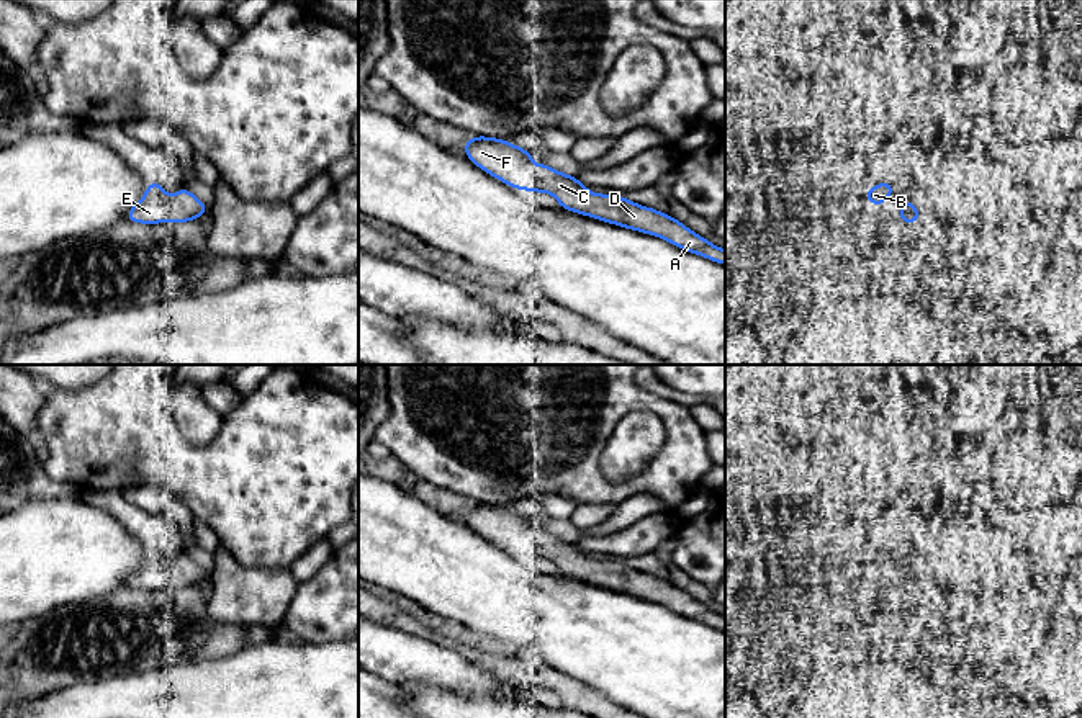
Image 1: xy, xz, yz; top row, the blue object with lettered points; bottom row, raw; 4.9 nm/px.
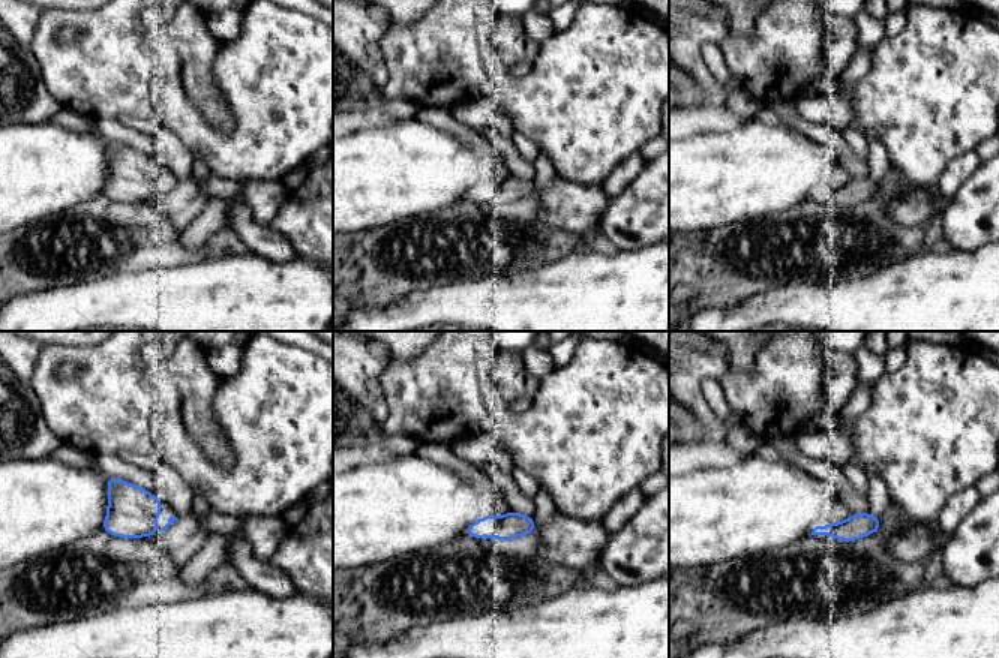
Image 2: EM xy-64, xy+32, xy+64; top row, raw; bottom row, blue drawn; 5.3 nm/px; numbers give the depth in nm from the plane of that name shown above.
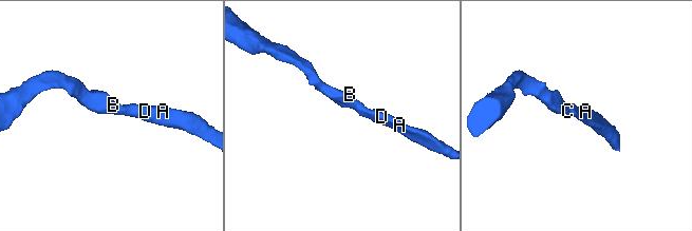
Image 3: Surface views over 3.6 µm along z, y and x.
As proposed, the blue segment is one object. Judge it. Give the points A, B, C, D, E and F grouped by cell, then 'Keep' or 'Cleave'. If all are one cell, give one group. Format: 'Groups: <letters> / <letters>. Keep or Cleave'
Groups: A B C D E F. Keep

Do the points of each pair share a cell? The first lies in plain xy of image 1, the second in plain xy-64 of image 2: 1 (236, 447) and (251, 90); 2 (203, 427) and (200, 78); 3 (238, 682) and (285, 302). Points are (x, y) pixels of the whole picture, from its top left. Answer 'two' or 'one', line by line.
1: one
2: one
3: one

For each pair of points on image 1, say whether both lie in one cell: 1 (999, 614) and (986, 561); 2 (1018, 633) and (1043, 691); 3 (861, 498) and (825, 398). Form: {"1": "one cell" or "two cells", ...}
{"1": "two cells", "2": "two cells", "3": "one cell"}

